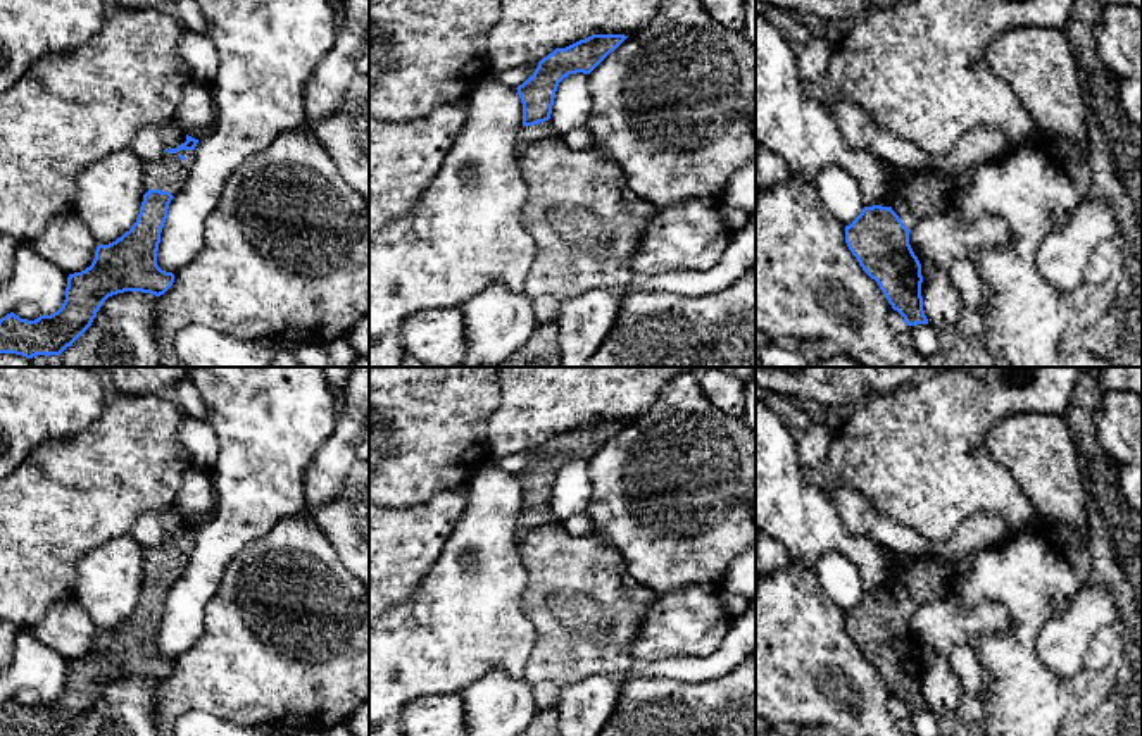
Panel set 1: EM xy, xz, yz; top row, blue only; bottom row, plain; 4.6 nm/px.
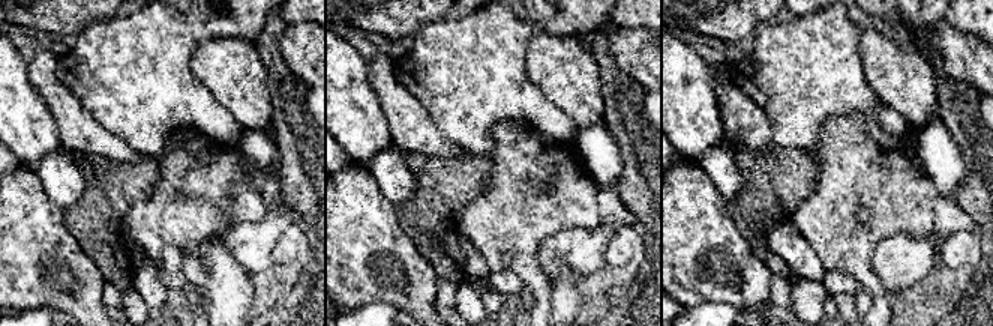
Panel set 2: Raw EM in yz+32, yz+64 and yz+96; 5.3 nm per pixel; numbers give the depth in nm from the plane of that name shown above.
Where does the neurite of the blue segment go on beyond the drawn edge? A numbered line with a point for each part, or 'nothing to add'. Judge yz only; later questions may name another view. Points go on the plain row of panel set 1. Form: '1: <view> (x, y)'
1: yz (922, 580)

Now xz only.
1: xz (542, 517)

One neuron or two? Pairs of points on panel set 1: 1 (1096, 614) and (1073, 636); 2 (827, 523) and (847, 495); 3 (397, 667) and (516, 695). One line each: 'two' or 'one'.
1: one
2: two
3: two

